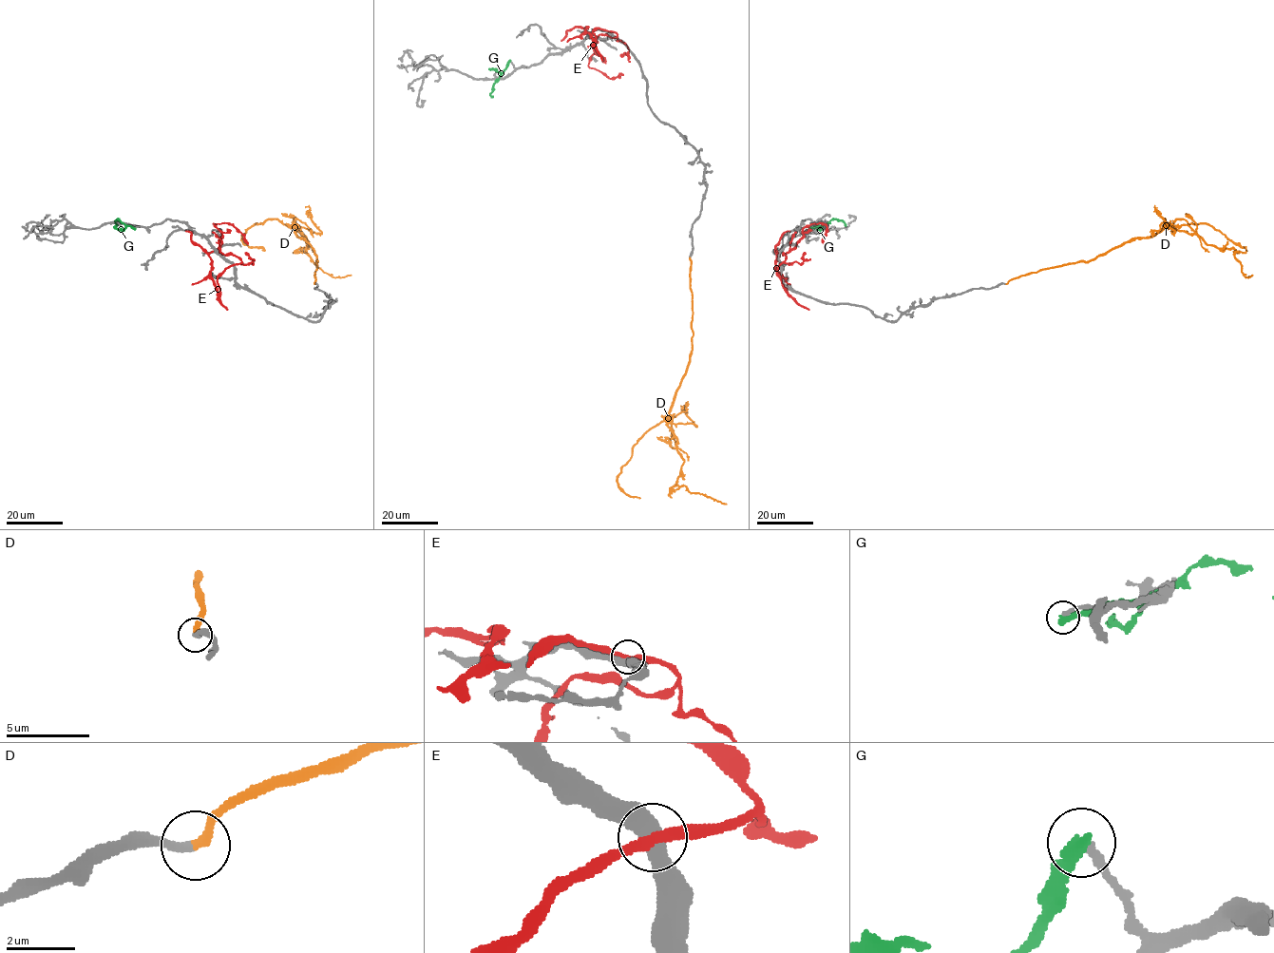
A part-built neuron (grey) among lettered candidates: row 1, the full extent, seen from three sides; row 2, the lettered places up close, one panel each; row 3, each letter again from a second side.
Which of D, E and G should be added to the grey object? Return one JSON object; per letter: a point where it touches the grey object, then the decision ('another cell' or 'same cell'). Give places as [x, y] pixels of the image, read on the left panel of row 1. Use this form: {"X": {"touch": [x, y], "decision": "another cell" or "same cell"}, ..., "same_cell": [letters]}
{"D": {"touch": [314, 284], "decision": "same cell"}, "E": {"touch": [233, 264], "decision": "another cell"}, "G": {"touch": [134, 228], "decision": "another cell"}, "same_cell": ["D"]}

